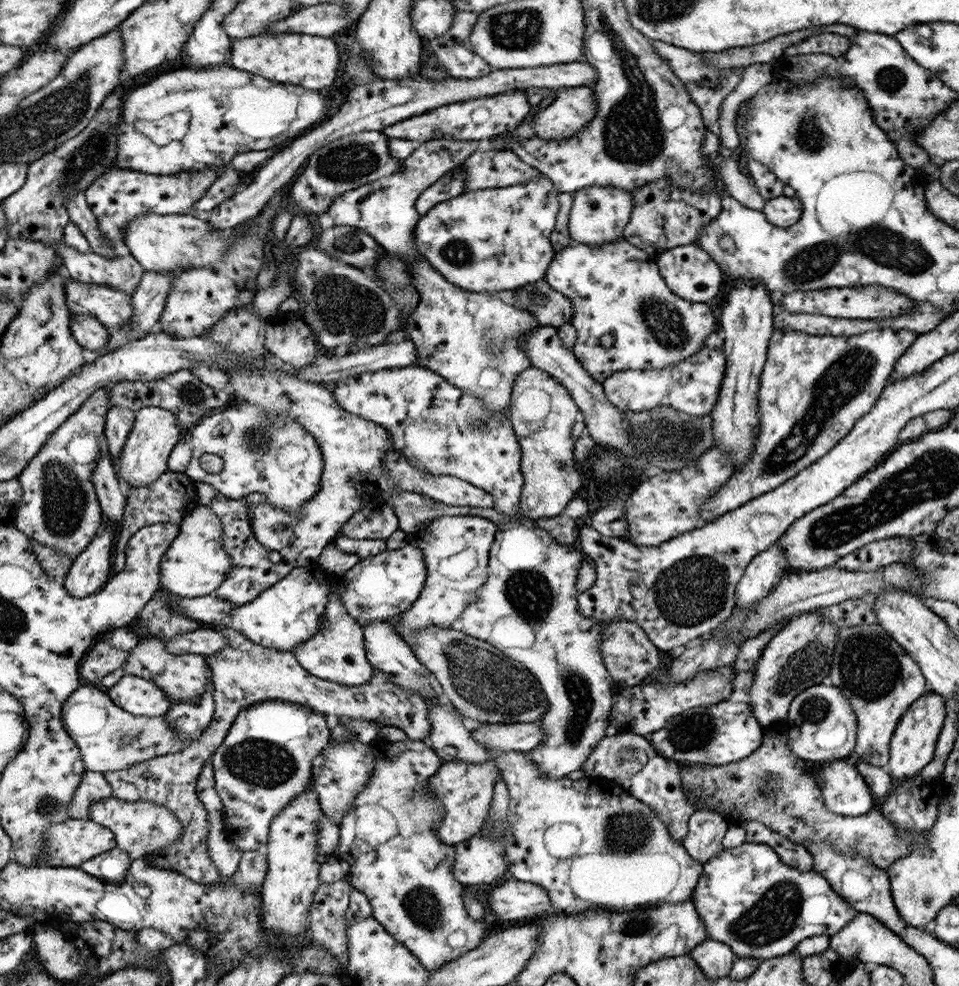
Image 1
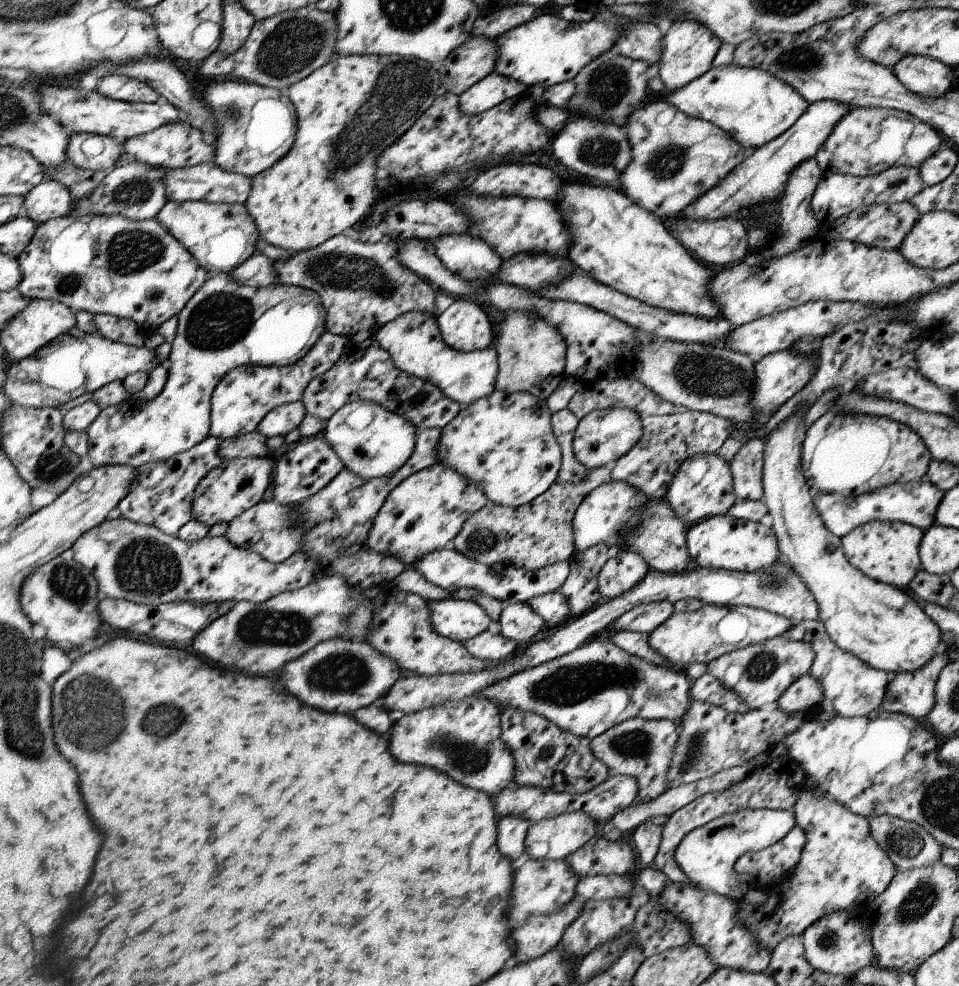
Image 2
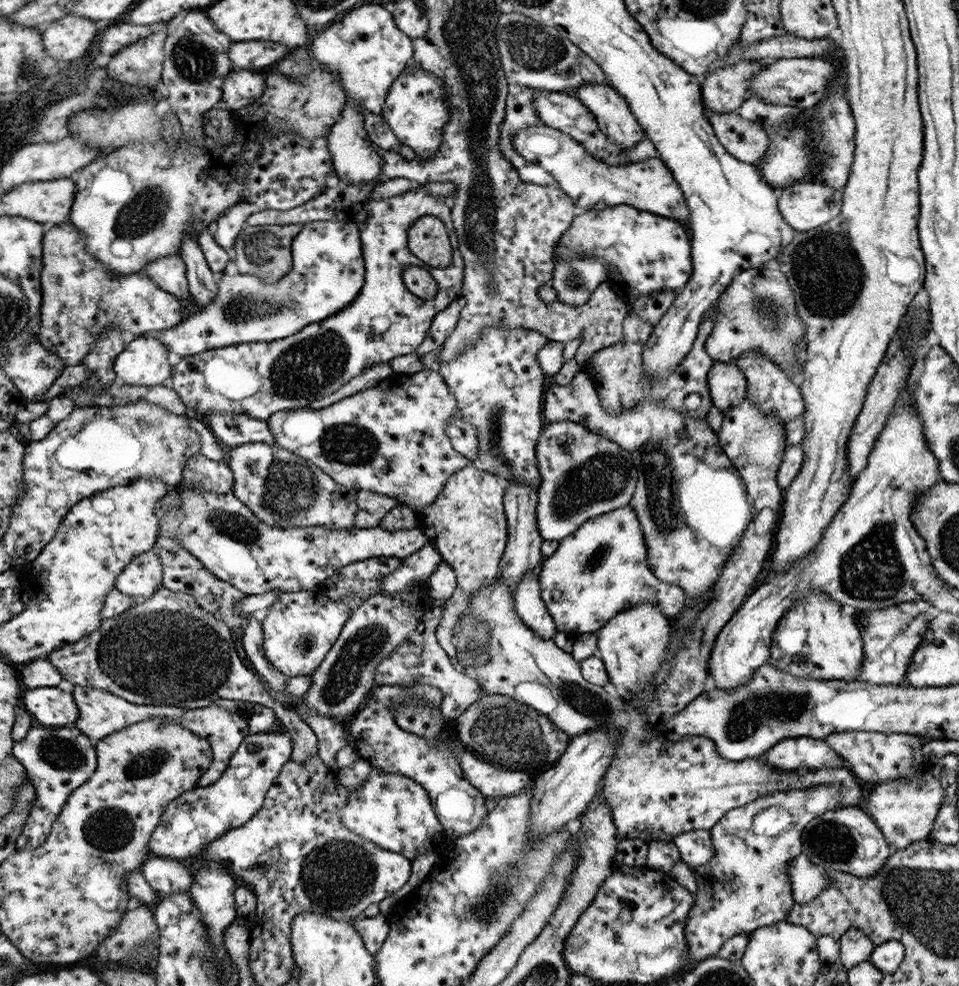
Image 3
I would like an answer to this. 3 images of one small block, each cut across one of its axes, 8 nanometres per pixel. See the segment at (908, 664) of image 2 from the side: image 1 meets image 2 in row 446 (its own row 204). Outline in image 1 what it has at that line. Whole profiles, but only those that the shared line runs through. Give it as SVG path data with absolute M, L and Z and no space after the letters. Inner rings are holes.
M782 195L765 201L761 214L773 229L784 230L800 220L802 211L802 203L798 196Z

